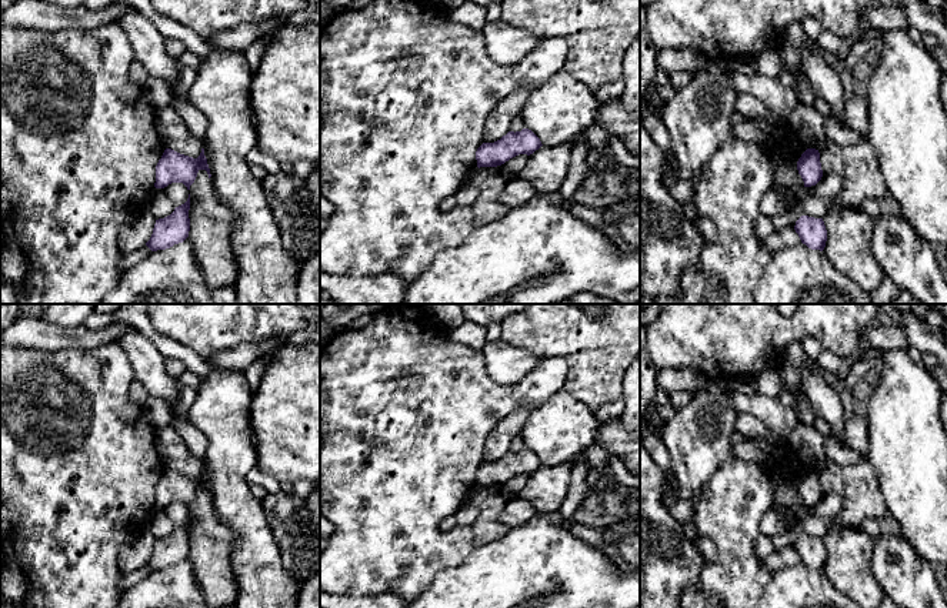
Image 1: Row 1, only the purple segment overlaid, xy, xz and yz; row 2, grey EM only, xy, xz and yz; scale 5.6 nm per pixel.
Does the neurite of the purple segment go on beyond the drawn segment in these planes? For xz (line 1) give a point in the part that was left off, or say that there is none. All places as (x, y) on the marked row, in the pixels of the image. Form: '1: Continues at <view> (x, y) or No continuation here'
1: No continuation here

